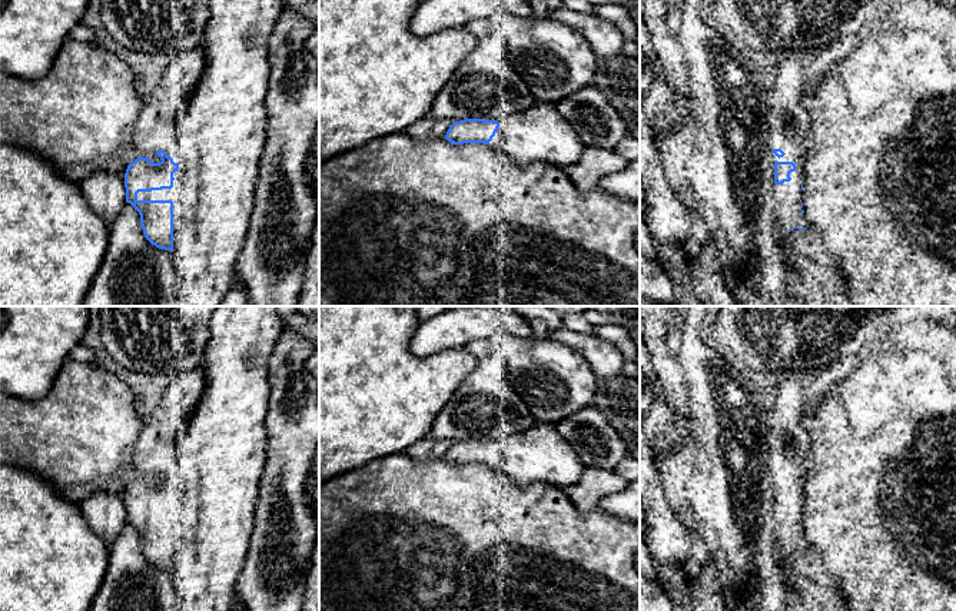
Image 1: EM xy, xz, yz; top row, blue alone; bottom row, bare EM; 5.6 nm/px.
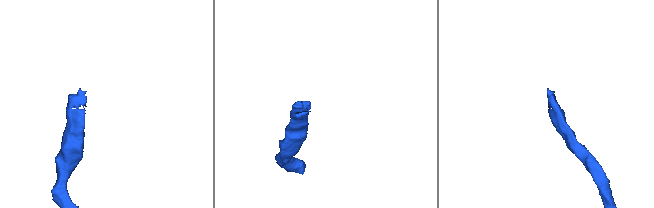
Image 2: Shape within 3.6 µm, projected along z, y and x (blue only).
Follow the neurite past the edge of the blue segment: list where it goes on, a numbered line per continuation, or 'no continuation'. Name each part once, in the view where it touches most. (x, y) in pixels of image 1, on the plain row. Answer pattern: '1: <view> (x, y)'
1: xy (155, 450)

